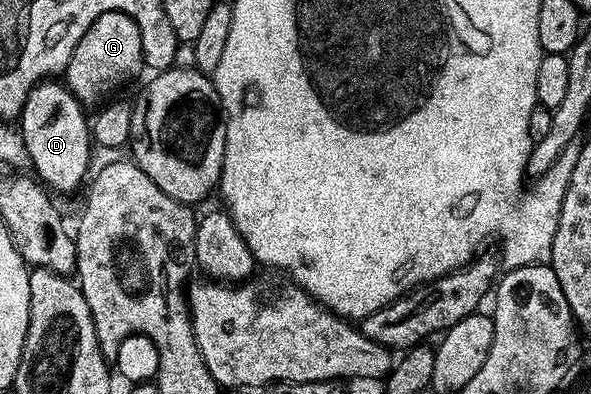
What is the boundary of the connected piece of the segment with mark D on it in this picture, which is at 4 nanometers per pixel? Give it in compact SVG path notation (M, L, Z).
M61 81L36 83L27 93L27 101L19 116L19 130L36 178L46 188L73 191L90 174L91 134L86 108Z

